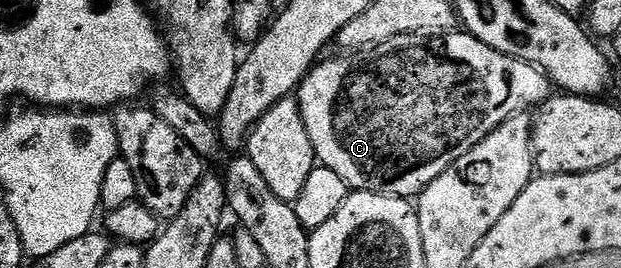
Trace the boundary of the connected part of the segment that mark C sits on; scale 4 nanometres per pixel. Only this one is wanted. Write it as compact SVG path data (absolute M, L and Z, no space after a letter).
M448 30L442 34L394 36L383 44L374 45L373 50L368 51L366 54L352 56L355 56L352 60L347 56L343 56L340 60L327 60L324 64L322 62L316 63L311 71L303 77L297 89L297 99L301 110L301 118L305 122L309 134L309 142L313 142L316 161L322 167L333 170L333 174L341 174L341 178L347 183L348 189L356 192L382 192L404 198L418 197L423 188L437 174L441 174L451 165L451 155L458 153L464 146L470 145L484 129L496 128L505 123L510 116L527 110L523 108L529 107L530 104L532 106L541 105L546 100L550 100L553 95L553 81L538 65L531 64L528 60L517 60L514 56L501 54L497 50L485 46L485 42L481 42L466 30Z

